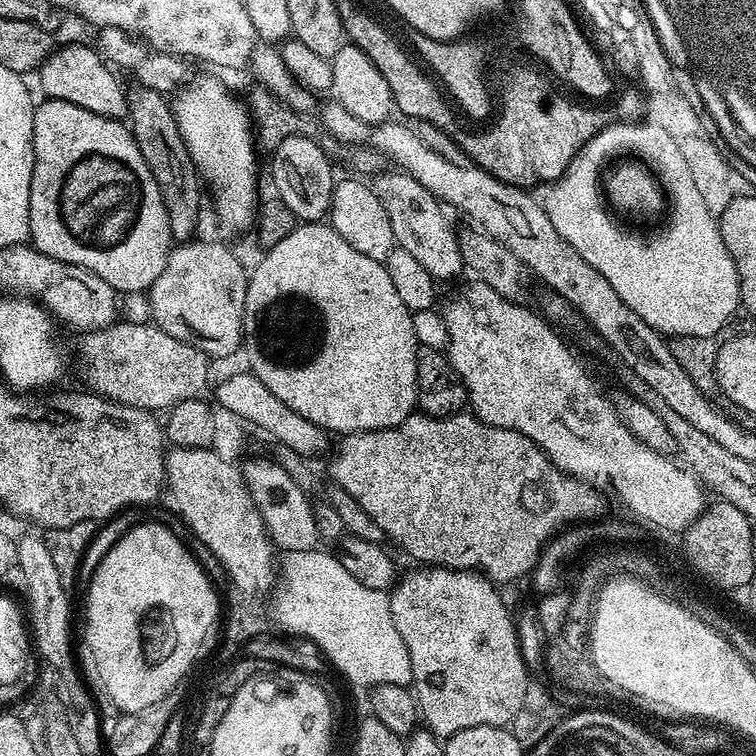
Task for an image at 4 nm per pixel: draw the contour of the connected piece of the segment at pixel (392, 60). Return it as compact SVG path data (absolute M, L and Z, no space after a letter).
M336 4L336 9L338 14L344 12L342 26L345 37L351 44L358 46L358 50L362 50L362 54L366 54L366 58L370 58L370 62L374 62L375 68L382 73L382 78L386 78L395 111L408 116L404 118L409 121L425 120L434 126L444 124L444 128L452 128L452 116L448 116L448 108L444 108L444 104L440 103L436 91L429 87L429 82L420 76L420 72L411 69L408 60L404 60L404 55L395 49L393 40L388 40L388 36L384 36L384 32L380 32L380 28L376 28L376 24L372 24L372 20L364 20L364 16L356 16L356 12L352 12L352 8L348 8L348 4Z

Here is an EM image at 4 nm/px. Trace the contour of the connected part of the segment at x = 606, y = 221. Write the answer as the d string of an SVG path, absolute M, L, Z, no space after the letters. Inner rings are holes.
M658 122L614 123L594 134L594 138L587 140L578 150L566 171L557 180L551 181L548 190L544 198L542 197L542 205L550 222L554 224L554 230L574 250L578 250L578 254L582 254L582 258L586 258L586 262L590 262L590 266L594 266L594 270L598 270L598 274L606 278L606 282L610 282L614 294L618 294L618 298L622 298L626 306L636 308L638 315L649 316L648 325L652 328L666 326L667 337L675 338L685 332L696 333L708 330L710 326L718 326L718 318L726 314L726 310L732 309L734 290L740 287L734 258L730 258L726 242L722 242L717 217L710 210L706 210L702 194L698 194L698 189L694 187L694 178L686 167L686 161L682 158L678 145ZM621 158L631 158L643 164L655 176L663 195L670 198L666 208L668 221L661 228L656 228L653 232L635 232L634 229L619 224L615 220L617 217L606 207L606 200L602 195L604 164L611 165Z

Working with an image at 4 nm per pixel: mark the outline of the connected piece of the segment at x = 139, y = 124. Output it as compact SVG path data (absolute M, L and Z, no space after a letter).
M139 86L133 89L133 92L131 90L127 95L126 123L138 150L142 150L142 158L146 166L150 166L150 174L154 174L154 182L158 182L158 190L166 206L166 218L170 222L173 241L191 241L197 235L196 227L200 224L200 188L202 192L202 186L196 175L196 167L192 165L188 151L184 149L184 143L176 133L169 101L168 104L164 101L165 93Z

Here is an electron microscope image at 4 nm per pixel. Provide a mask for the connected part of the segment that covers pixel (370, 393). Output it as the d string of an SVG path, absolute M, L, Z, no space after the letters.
M300 222L296 229L287 238L282 238L278 246L267 249L264 257L256 264L256 269L251 269L246 290L246 306L244 307L244 339L243 351L248 351L248 364L252 375L264 383L266 390L274 394L274 398L282 398L294 414L302 414L303 418L316 423L326 433L341 432L344 438L354 436L360 432L377 432L398 426L407 416L413 415L416 408L416 349L413 313L398 298L398 290L388 277L387 267L374 258L366 258L359 250L354 250L342 234L338 234L328 222Z

